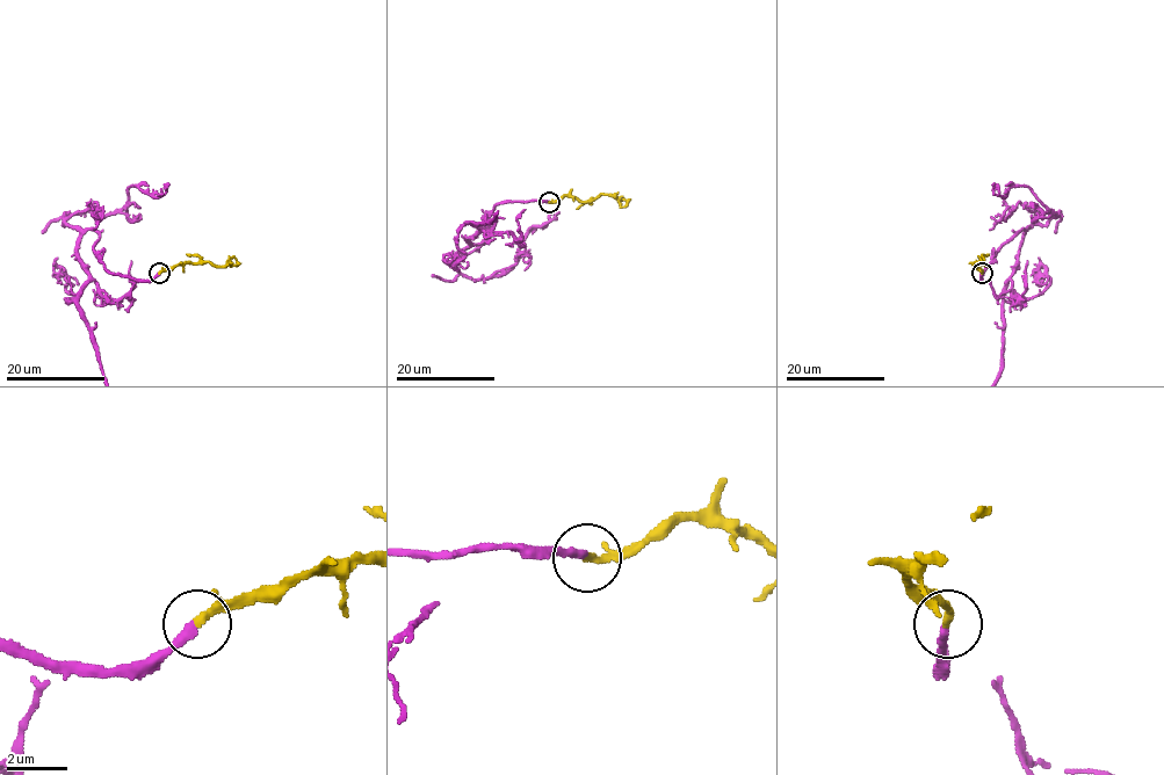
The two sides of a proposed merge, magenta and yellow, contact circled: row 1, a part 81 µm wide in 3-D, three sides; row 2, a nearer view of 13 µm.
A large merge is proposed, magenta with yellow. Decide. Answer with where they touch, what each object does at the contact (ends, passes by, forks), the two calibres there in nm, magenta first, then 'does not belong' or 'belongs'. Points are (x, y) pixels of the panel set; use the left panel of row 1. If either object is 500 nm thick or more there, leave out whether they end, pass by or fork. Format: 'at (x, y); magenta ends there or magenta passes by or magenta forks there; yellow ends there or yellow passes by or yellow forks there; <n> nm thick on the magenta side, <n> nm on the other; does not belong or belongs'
at (159, 273); magenta ends there; yellow passes by; 320 nm thick on the magenta side, 180 nm on the other; belongs

